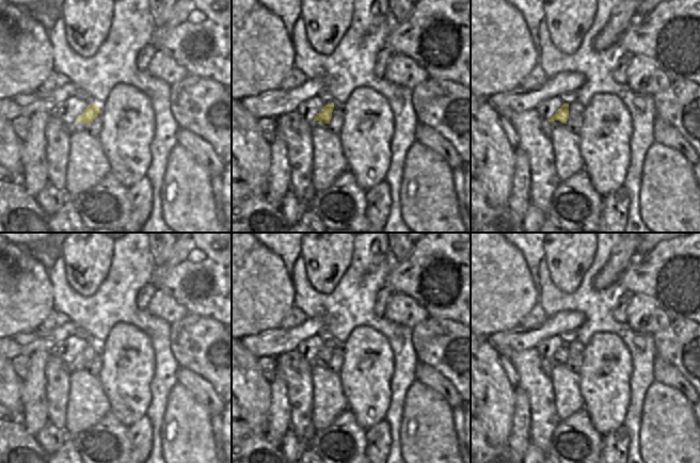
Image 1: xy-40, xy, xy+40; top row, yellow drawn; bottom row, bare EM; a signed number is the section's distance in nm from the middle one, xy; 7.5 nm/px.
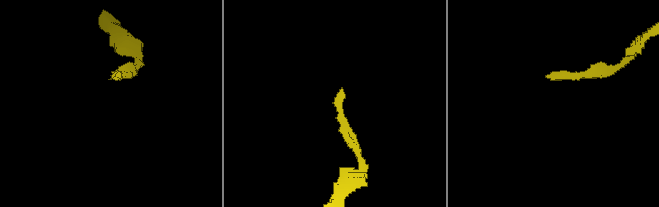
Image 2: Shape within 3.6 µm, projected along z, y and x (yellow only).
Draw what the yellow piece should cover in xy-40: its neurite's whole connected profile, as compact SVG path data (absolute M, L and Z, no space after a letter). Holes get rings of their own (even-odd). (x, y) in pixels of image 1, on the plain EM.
M96 342L89 344L81 354L79 354L75 361L81 360L85 363L93 361L99 353L99 346Z

